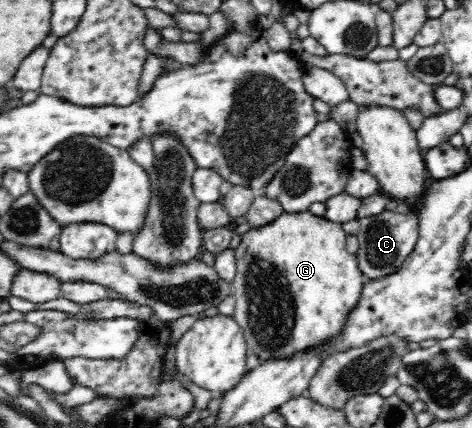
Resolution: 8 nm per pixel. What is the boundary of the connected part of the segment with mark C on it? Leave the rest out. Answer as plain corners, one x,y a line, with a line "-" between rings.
386,209
380,214
364,217
356,237
359,242
356,254
359,269
366,276
378,279
394,274
402,267
403,260
411,254
419,238
419,213
417,210

